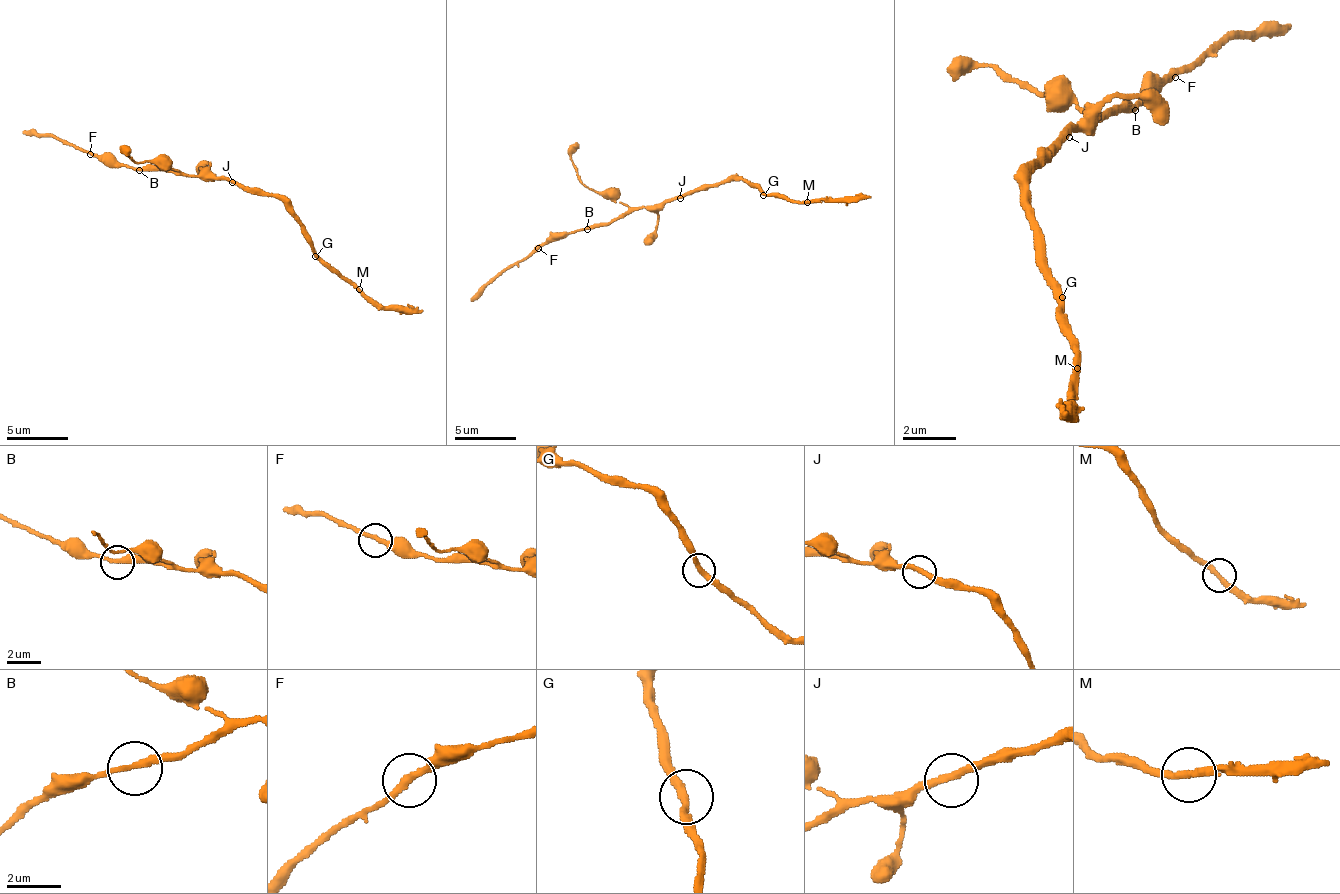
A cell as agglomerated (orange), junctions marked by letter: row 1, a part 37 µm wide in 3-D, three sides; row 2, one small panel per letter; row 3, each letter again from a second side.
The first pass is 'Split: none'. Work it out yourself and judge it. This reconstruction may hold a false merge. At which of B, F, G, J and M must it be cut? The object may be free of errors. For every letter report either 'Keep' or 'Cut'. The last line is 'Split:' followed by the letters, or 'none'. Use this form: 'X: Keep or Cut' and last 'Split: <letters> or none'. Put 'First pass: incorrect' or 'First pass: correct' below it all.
B: Keep
F: Keep
G: Keep
J: Keep
M: Keep
Split: none
First pass: correct

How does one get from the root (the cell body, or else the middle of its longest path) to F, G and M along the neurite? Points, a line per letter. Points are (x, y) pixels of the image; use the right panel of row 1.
F: (1069, 137), (1082, 123), (1095, 123), (1115, 110), (1129, 110), (1175, 77)
G: (1069, 137), (1029, 177), (1029, 223), (1035, 230), (1035, 257), (1049, 270), (1055, 290), (1062, 297)
M: (1069, 137), (1029, 177), (1029, 223), (1035, 230), (1035, 263), (1062, 290), (1062, 330), (1075, 350), (1075, 370)

